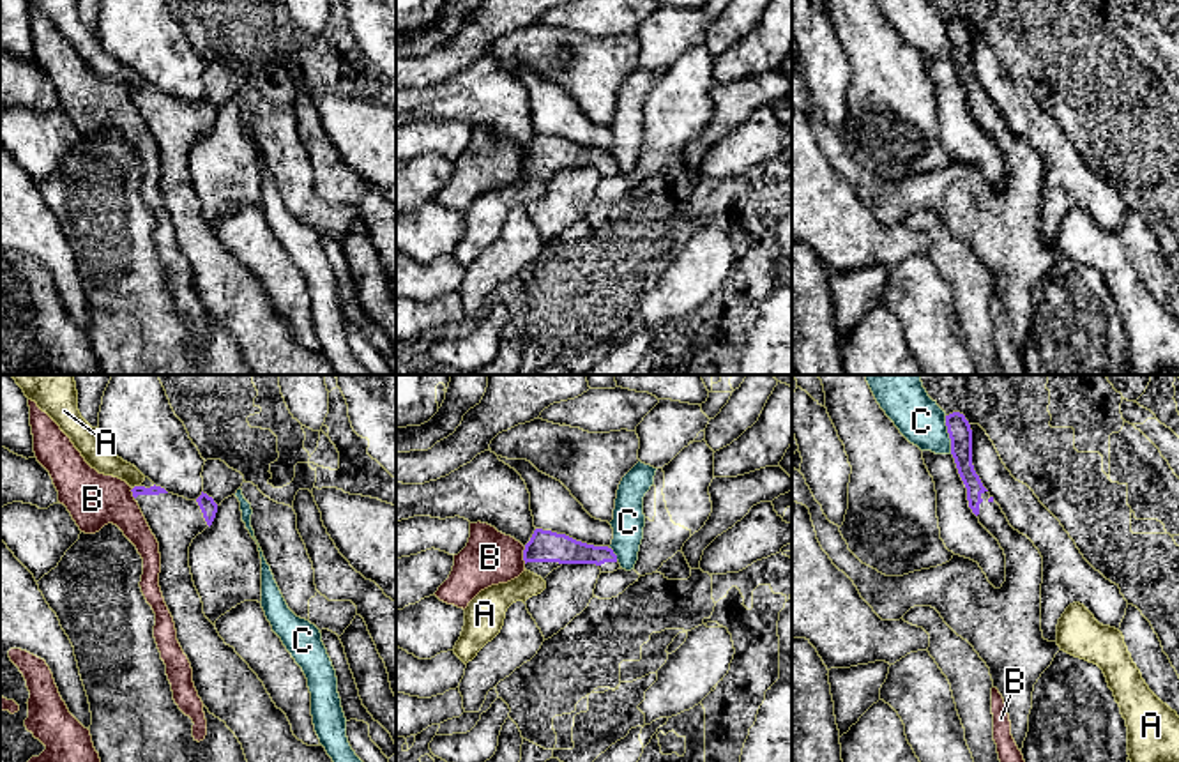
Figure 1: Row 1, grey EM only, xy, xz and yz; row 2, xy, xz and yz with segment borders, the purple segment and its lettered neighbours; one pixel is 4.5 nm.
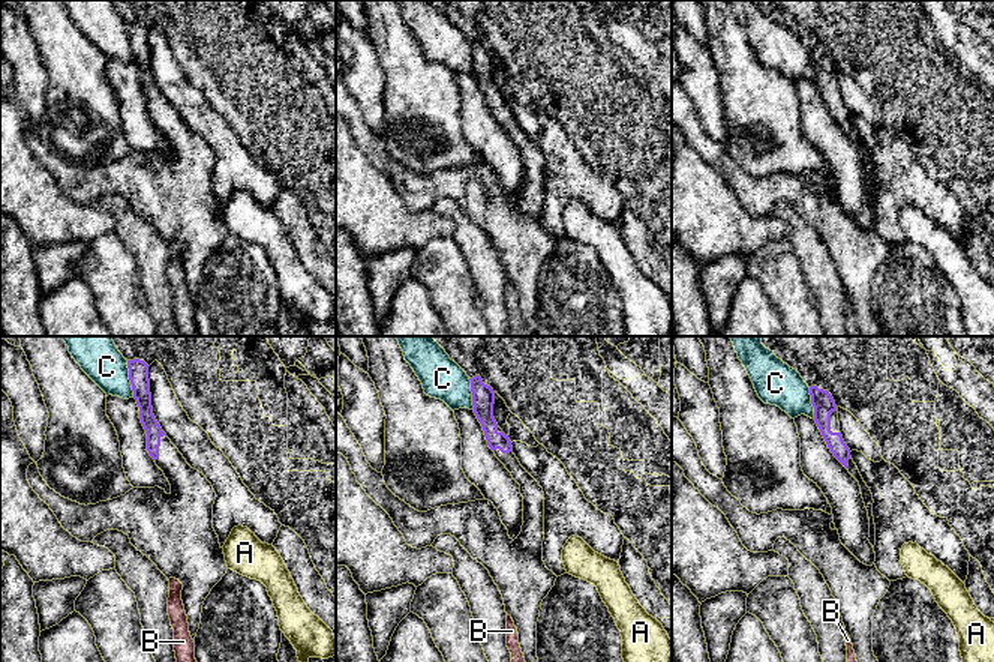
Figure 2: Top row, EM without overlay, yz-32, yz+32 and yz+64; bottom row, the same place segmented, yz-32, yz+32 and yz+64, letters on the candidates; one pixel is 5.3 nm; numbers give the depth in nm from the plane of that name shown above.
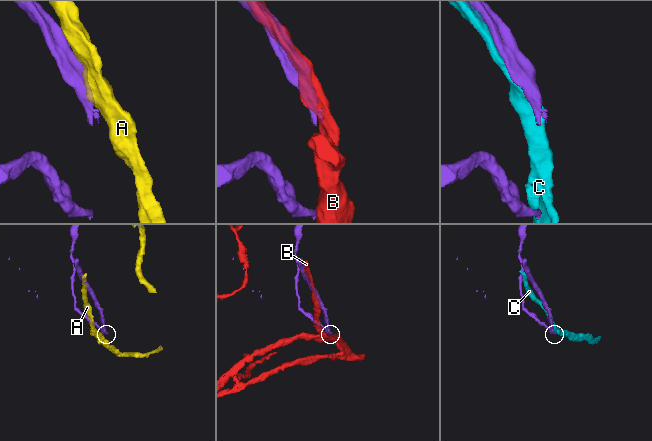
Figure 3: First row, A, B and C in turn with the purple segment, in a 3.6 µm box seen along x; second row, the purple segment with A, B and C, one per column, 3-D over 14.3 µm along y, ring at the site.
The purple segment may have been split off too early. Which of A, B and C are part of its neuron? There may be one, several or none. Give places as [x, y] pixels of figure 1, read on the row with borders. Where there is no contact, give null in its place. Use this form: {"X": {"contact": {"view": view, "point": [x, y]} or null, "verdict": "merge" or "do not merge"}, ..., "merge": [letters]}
{"A": {"contact": {"view": "xy", "point": [135, 487]}, "verdict": "do not merge"}, "B": {"contact": {"view": "xz", "point": [524, 556]}, "verdict": "do not merge"}, "C": {"contact": {"view": "yz", "point": [950, 435]}, "verdict": "do not merge"}, "merge": []}

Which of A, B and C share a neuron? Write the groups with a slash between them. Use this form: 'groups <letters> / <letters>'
groups A / B / C

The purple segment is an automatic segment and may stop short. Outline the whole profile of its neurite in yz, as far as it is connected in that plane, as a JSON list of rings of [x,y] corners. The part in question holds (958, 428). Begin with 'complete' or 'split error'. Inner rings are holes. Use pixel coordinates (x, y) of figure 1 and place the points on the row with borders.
split error | [[[963,414],[946,415],[951,454],[979,523],[1006,555],[1006,582],[995,589],[977,562],[953,555],[942,566],[903,576],[886,576],[863,564],[815,500],[804,476],[792,467],[792,502],[810,509],[817,539],[833,564],[857,587],[882,621],[900,621],[914,606],[935,608],[944,622],[967,640],[990,668],[993,688],[1004,698],[1011,735],[1022,751],[1029,732],[1034,684],[1061,651],[1043,638],[1043,557],[1015,530],[983,486],[972,465],[972,430]]]

